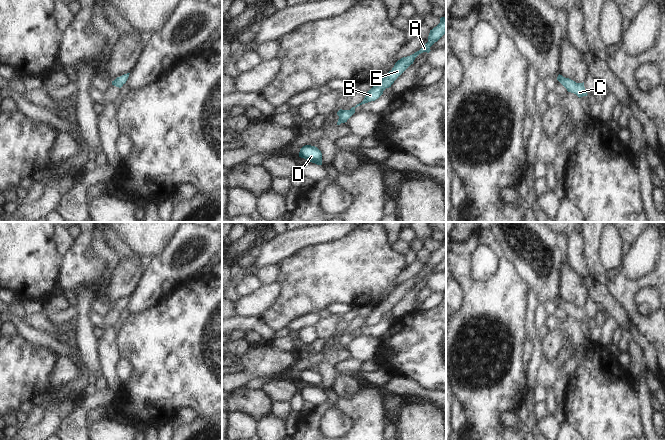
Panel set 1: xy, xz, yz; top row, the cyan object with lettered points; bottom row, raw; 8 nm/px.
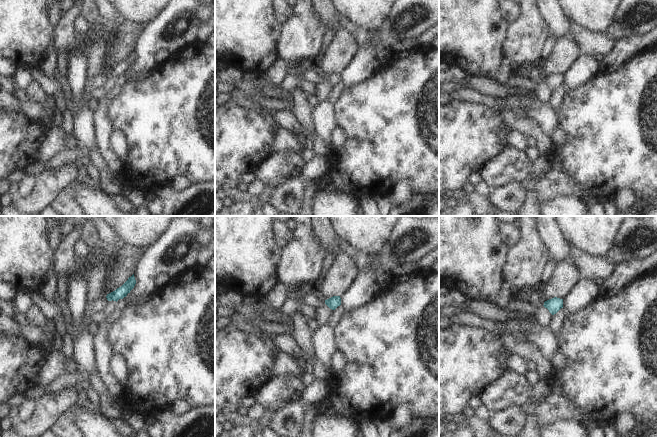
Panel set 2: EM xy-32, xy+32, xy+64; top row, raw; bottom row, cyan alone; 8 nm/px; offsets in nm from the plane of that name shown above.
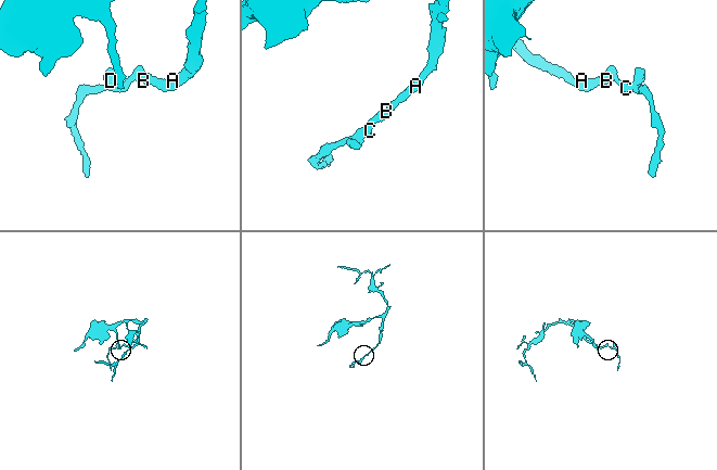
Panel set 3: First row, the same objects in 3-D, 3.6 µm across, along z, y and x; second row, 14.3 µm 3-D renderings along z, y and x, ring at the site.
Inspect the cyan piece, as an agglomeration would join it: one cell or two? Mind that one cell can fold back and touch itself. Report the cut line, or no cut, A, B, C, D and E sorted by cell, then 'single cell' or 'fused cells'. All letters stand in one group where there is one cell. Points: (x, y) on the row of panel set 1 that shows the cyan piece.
no cut; A B C D E; single cell

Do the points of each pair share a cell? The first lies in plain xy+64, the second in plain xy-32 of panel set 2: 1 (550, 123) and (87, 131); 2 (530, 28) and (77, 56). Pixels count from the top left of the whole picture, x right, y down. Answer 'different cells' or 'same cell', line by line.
1: different cells
2: different cells

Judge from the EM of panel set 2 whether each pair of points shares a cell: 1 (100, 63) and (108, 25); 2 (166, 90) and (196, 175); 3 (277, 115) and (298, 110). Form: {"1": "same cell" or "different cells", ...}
{"1": "same cell", "2": "same cell", "3": "different cells"}

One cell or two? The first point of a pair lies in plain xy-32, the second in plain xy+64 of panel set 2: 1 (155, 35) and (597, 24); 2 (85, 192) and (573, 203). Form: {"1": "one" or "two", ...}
{"1": "two", "2": "one"}

